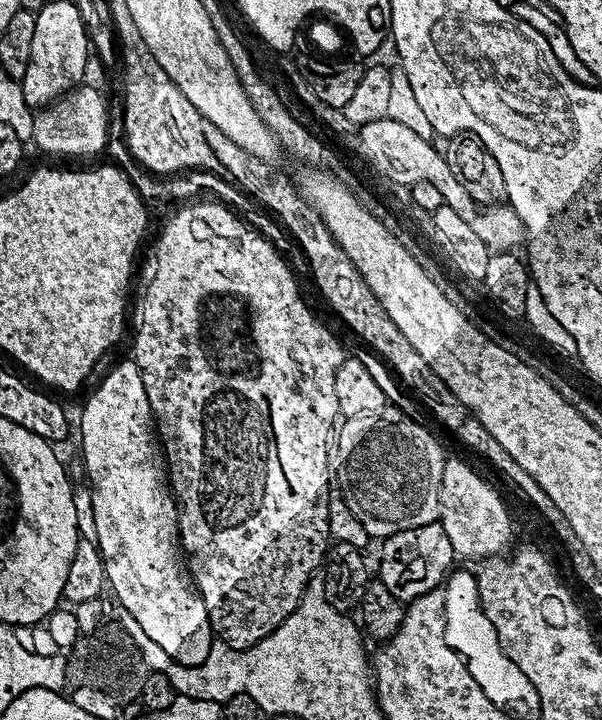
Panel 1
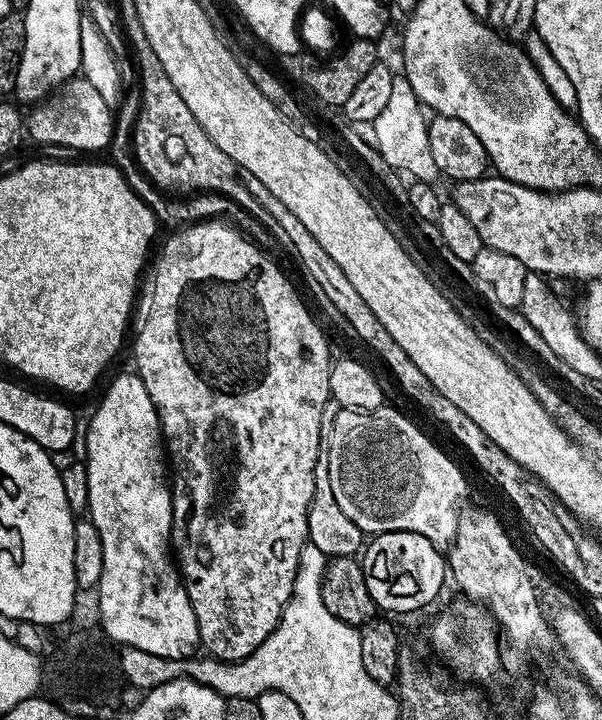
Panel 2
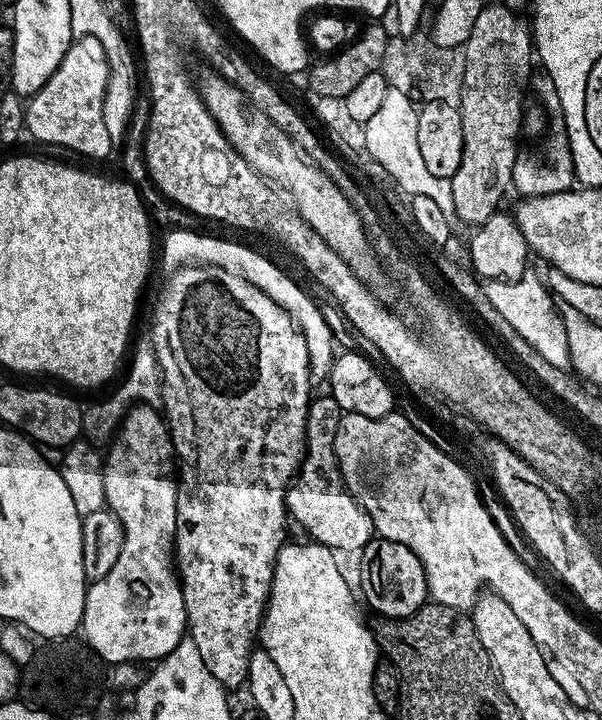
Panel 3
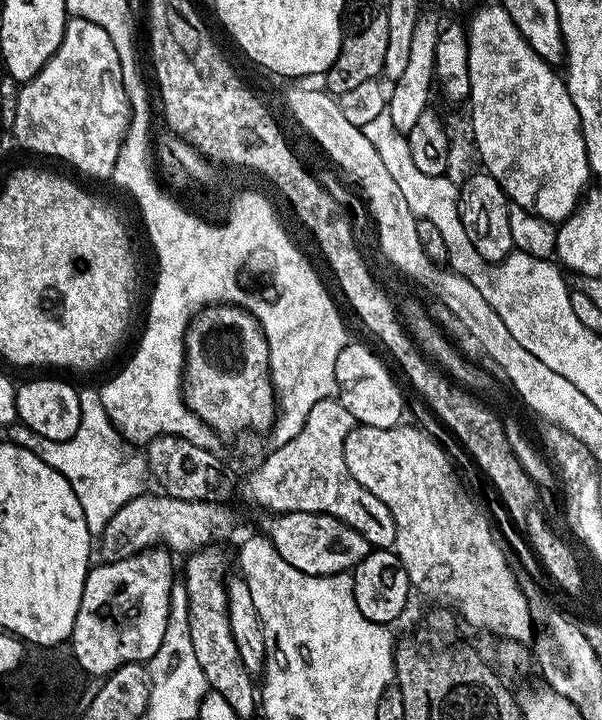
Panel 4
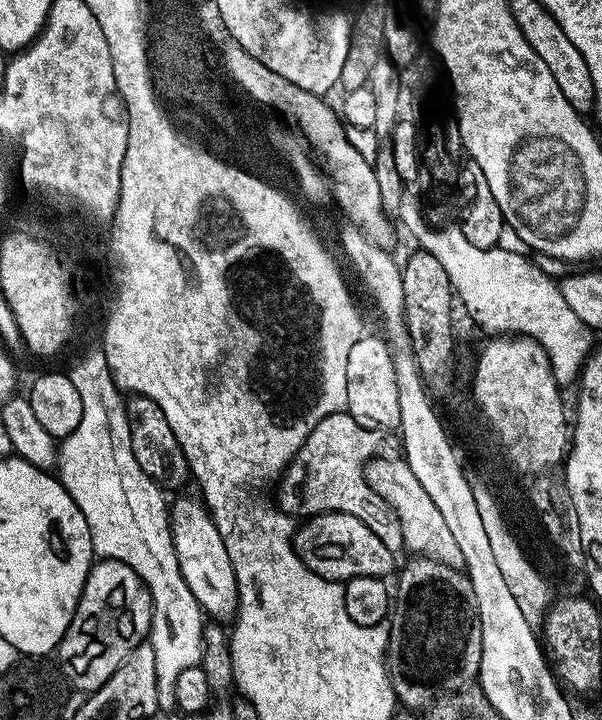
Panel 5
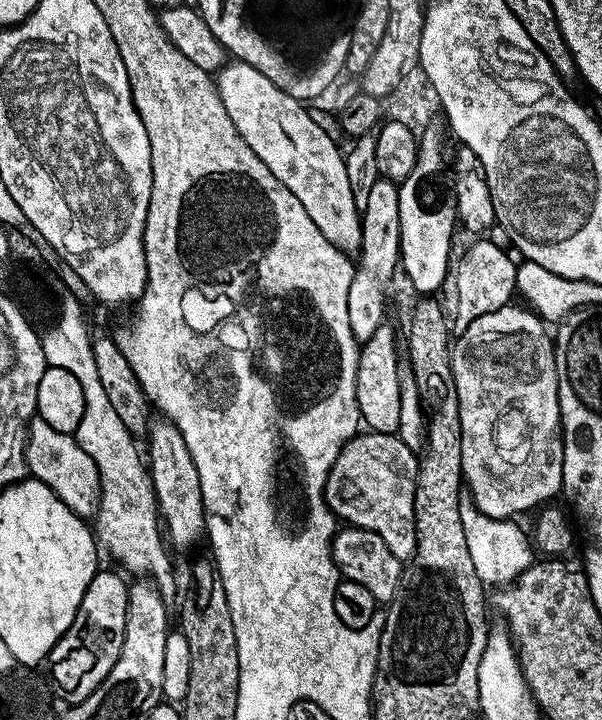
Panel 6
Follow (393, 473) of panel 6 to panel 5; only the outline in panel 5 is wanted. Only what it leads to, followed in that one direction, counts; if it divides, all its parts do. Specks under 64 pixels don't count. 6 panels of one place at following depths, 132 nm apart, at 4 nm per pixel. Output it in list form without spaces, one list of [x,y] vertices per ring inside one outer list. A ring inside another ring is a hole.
[[[347,410],[322,418],[278,481],[280,511],[293,518],[311,518],[322,512],[350,514],[358,522],[366,522],[393,554],[399,553],[404,548],[402,522],[386,498],[377,494],[364,476],[369,460],[381,451],[384,436],[383,431],[362,426]]]

